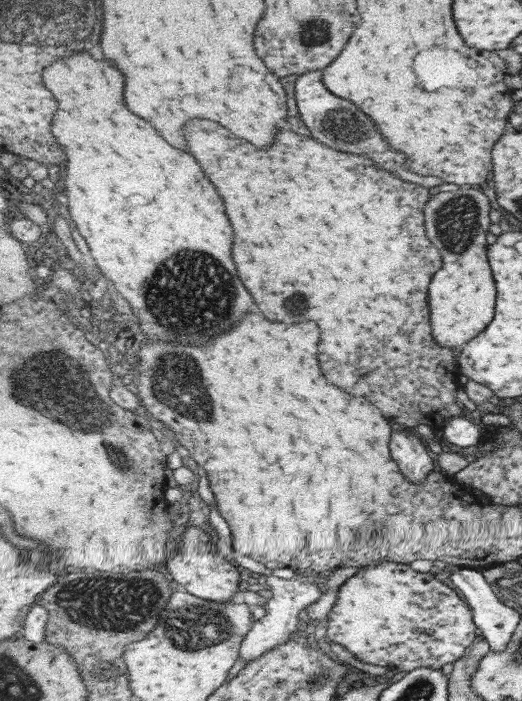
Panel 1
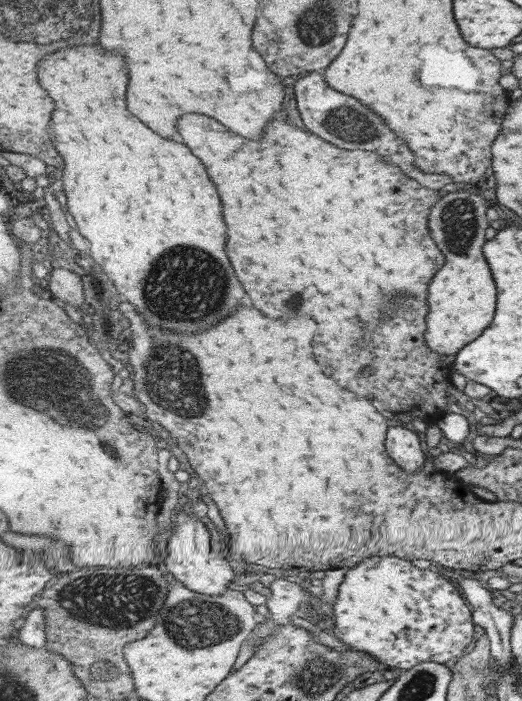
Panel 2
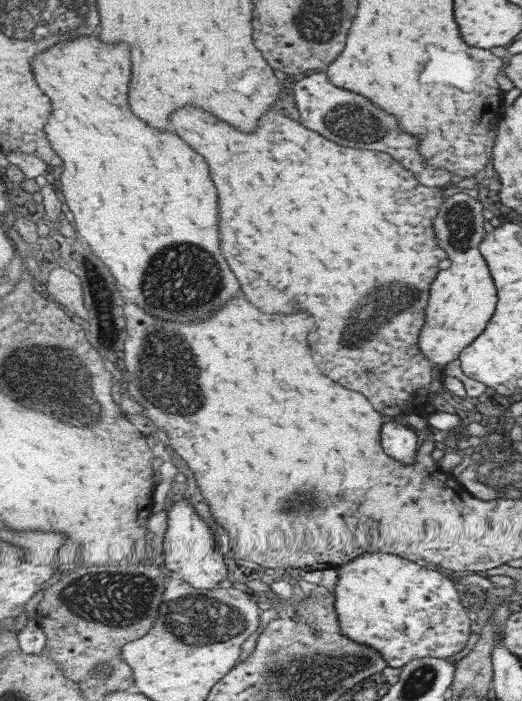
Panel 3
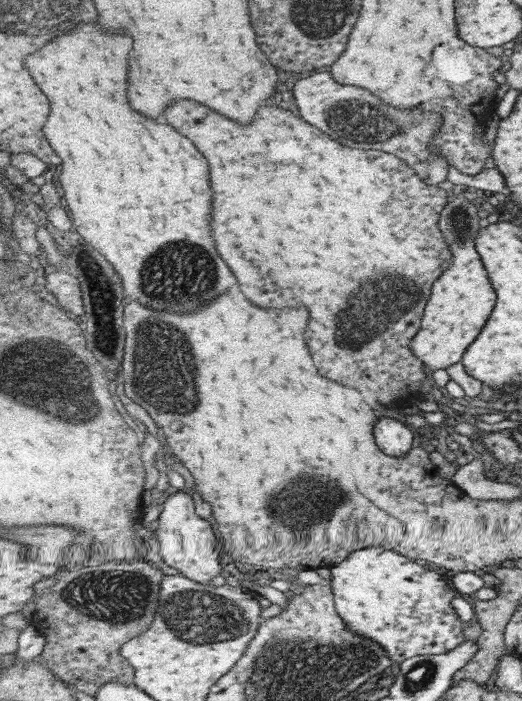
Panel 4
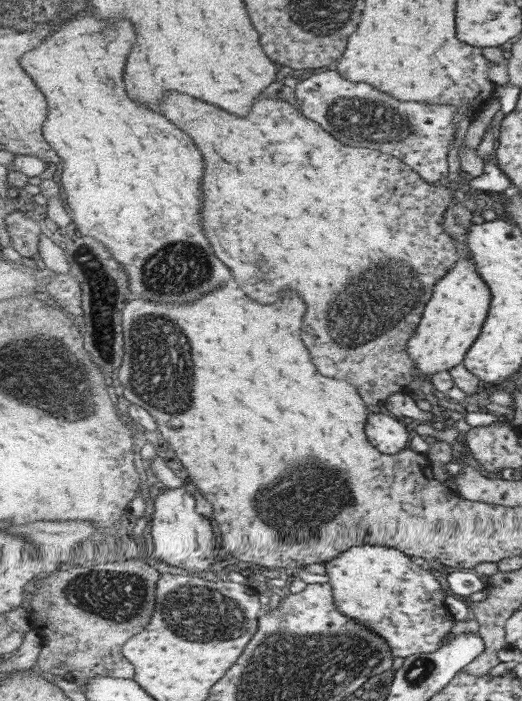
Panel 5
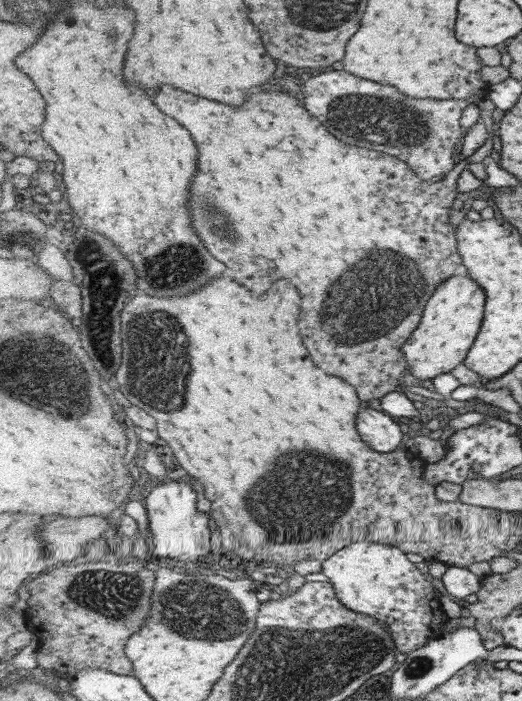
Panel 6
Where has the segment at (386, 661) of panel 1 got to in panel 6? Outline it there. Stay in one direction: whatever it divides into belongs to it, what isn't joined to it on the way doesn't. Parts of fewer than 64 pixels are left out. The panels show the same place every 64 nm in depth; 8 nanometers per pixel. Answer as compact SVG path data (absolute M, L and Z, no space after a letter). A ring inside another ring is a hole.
M353 542L323 561L321 572L329 578L339 600L347 608L387 624L398 652L403 654L409 655L419 648L425 648L431 640L437 640L445 634L447 622L453 624L438 601L441 594L438 593L441 590L438 584L423 574L407 558L406 552L393 544Z

